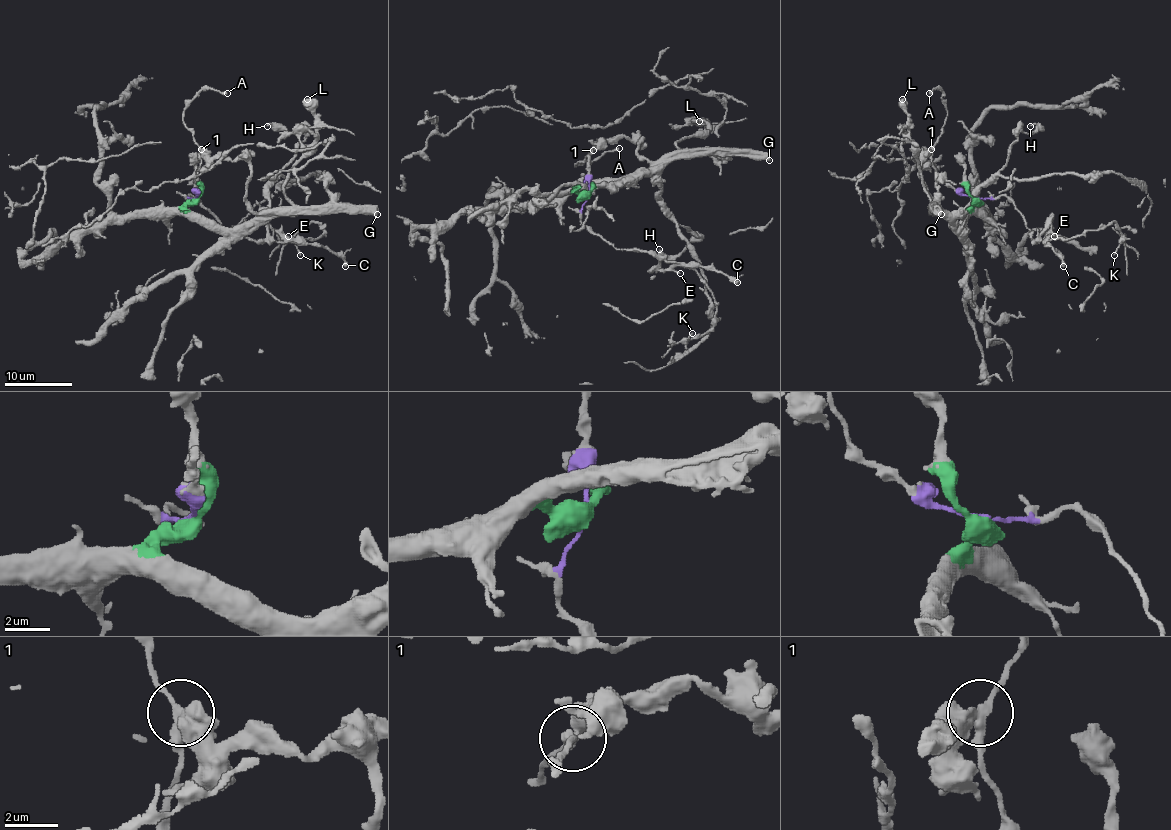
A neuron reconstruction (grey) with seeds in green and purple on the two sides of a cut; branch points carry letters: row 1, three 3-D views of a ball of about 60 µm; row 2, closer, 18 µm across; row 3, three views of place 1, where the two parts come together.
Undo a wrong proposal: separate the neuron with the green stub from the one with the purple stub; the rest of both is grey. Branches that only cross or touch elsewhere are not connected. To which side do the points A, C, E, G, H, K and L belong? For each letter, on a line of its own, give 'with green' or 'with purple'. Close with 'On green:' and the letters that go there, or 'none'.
A: with purple
C: with purple
E: with purple
G: with green
H: with green
K: with purple
L: with green
On green: G, H, L

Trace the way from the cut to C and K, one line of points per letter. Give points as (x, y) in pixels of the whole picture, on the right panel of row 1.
C: (975, 197), (1005, 196), (1030, 231), (1033, 241), (1049, 244), (1064, 266)
K: (975, 197), (1005, 196), (1030, 231), (1033, 241), (1075, 236), (1104, 229), (1114, 223), (1121, 238), (1114, 254)

